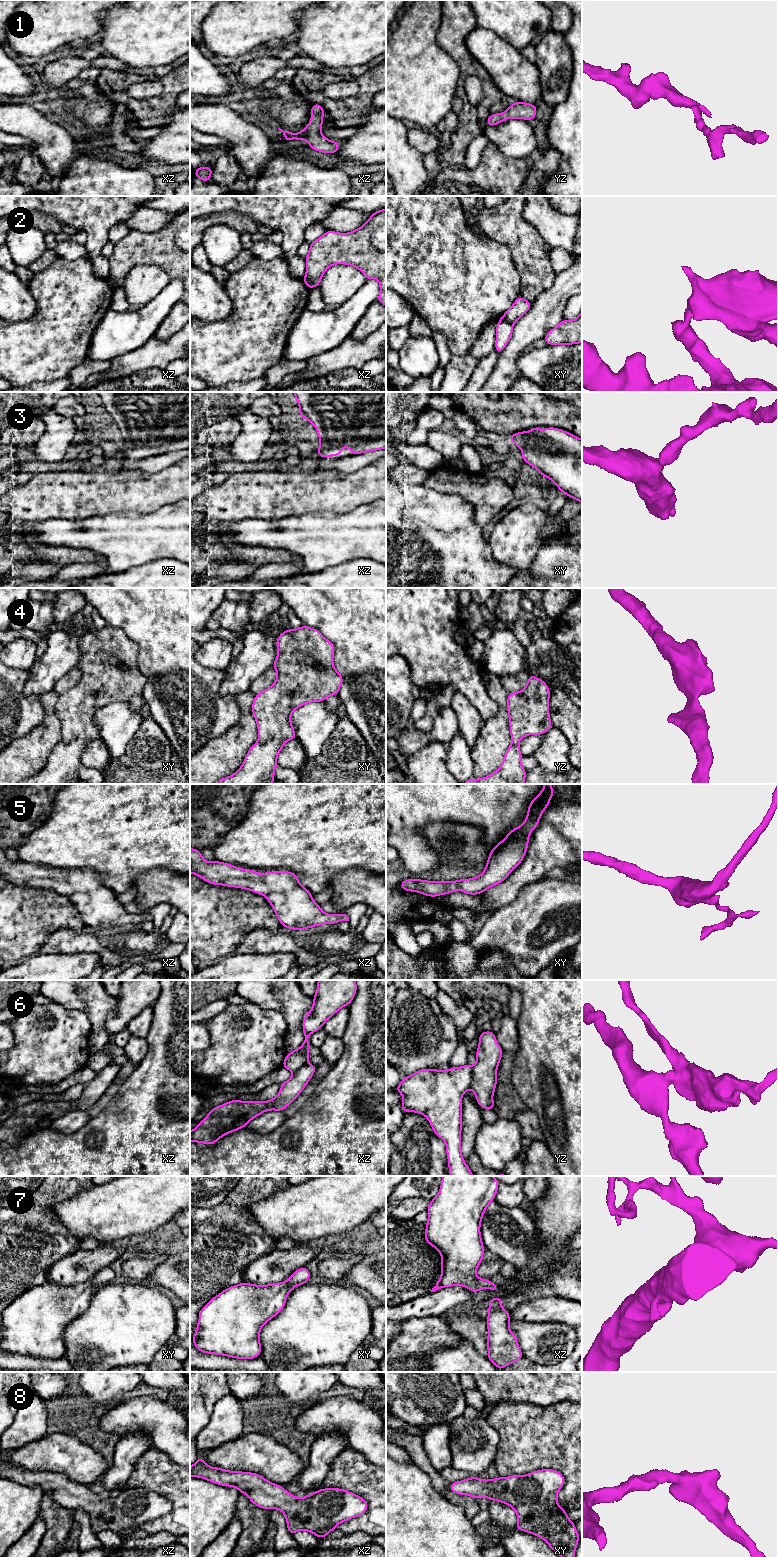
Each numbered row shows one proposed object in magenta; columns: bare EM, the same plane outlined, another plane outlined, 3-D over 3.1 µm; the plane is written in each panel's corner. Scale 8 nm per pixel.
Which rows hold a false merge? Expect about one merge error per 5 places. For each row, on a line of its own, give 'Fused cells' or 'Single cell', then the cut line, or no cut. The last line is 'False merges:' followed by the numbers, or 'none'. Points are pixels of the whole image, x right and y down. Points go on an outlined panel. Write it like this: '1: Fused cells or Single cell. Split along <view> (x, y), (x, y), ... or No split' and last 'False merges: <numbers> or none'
1: Single cell. No split
2: Fused cells. Split along xz (305, 275), (315, 286)
3: Single cell. No split
4: Single cell. No split
5: Single cell. No split
6: Fused cells. Split along yz (473, 1066), (473, 1080), (470, 1086)
7: Single cell. No split
8: Single cell. No split
False merges: 2, 6

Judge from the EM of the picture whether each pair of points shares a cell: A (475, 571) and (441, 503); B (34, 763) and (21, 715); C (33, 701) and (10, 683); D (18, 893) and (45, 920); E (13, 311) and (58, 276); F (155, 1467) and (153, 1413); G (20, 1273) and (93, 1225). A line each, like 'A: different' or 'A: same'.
A: same
B: different
C: same
D: same
E: different
F: different
G: different

